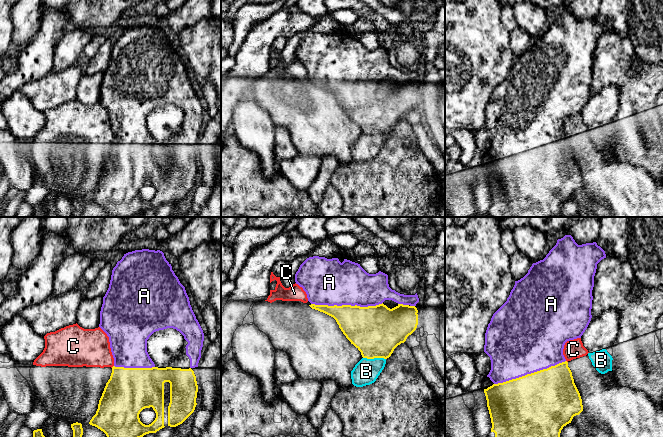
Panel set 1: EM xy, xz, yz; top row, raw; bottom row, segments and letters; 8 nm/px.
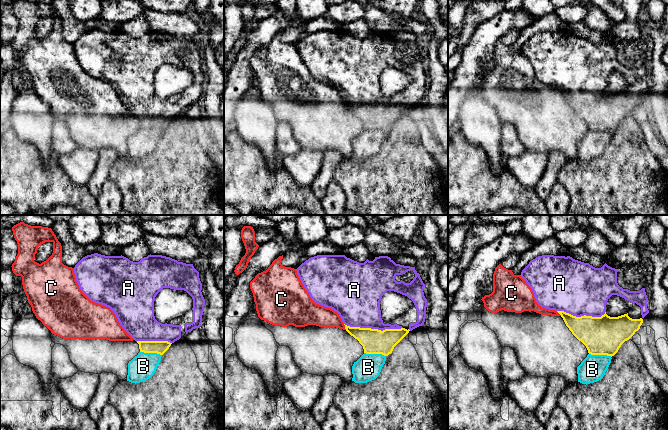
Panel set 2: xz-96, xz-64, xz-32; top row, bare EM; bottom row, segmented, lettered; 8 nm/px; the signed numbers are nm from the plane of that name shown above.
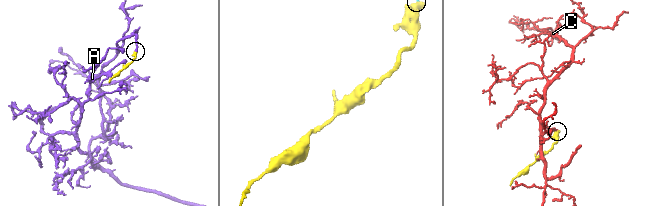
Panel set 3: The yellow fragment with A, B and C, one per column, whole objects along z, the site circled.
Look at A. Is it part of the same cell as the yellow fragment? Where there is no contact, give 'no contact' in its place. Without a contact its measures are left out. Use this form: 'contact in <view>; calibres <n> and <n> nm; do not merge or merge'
contact in xz; calibres 360 and 360 nm; merge

